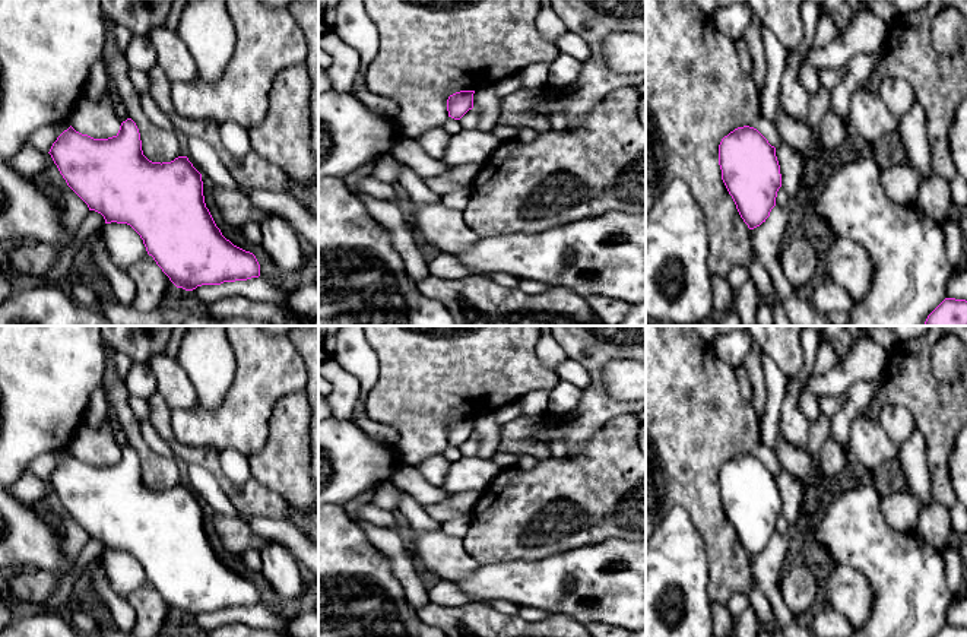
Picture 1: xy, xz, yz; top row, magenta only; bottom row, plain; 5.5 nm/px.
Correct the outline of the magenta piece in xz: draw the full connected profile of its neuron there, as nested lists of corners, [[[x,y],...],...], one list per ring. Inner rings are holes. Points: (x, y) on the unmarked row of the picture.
[[[460,418],[448,424],[447,438],[448,444],[460,447],[469,437],[473,435],[475,418]]]

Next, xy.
[[[131,446],[123,449],[118,460],[108,466],[93,466],[70,453],[48,481],[89,538],[101,541],[105,551],[127,551],[140,562],[148,581],[177,615],[193,618],[202,612],[260,603],[256,583],[234,573],[216,554],[205,530],[202,501],[187,484],[162,491],[149,488]]]

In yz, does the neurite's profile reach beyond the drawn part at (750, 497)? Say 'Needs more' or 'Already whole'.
Already whole

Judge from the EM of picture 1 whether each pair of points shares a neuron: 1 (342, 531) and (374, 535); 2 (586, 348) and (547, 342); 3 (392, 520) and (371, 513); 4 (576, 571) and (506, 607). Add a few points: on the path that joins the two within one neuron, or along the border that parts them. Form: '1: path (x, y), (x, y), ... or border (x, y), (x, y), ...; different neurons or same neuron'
1: border (360, 525), (365, 536), (387, 558); different neurons
2: border (555, 341), (568, 357); different neurons
3: path (387, 519), (376, 516); same neuron
4: border (481, 601), (507, 599), (520, 607); different neurons

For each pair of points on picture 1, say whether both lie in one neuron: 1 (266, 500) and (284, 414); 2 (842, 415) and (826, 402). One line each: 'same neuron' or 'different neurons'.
1: different neurons
2: different neurons

